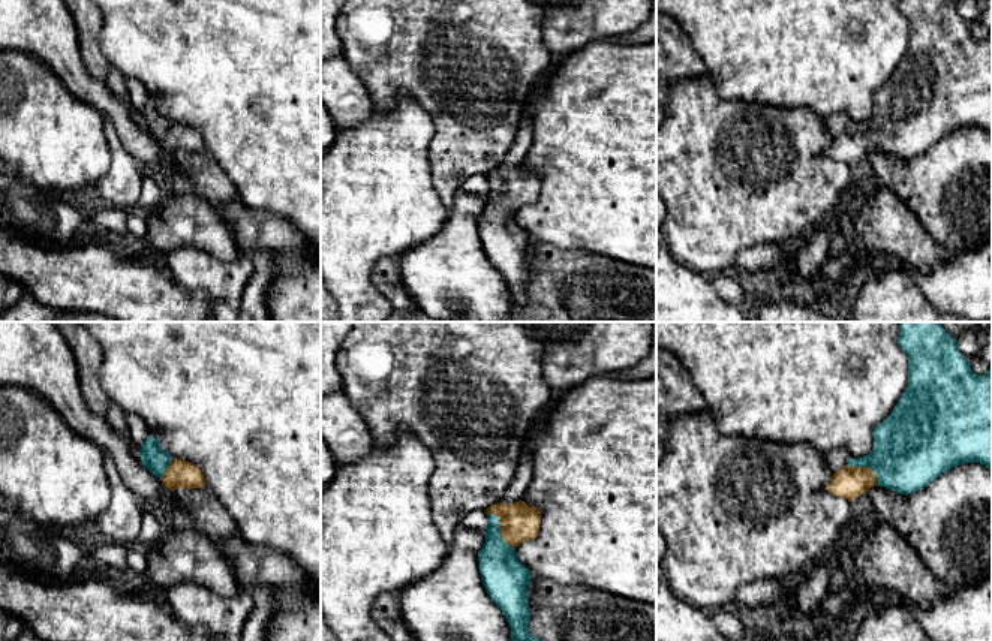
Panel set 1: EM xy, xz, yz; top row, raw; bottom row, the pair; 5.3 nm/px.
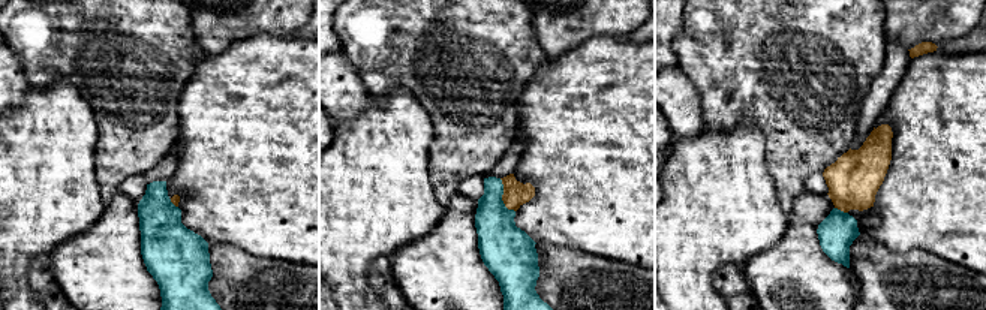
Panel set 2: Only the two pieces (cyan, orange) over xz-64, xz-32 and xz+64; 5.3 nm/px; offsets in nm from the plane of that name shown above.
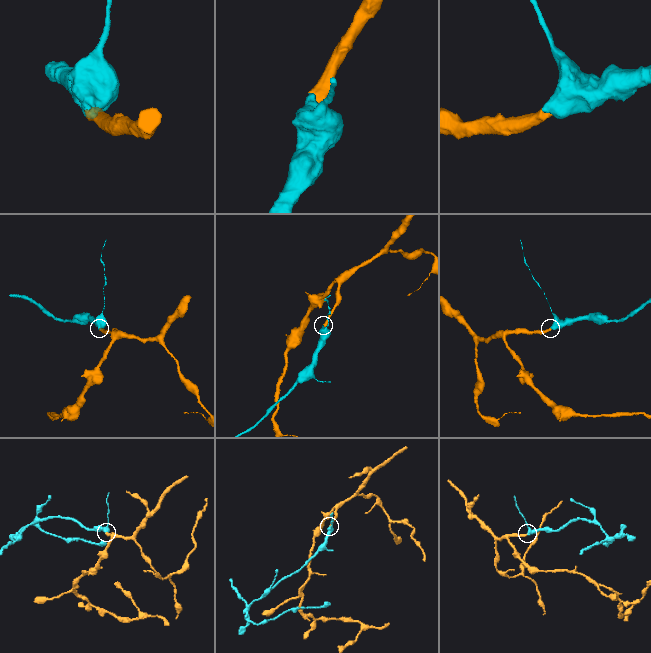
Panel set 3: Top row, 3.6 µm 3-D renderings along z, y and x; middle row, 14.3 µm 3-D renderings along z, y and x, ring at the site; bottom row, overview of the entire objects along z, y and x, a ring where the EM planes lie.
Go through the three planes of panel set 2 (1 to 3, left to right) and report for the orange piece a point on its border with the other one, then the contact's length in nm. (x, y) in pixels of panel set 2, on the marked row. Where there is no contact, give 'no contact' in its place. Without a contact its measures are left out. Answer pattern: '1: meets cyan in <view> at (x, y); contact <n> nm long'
1: meets cyan in xz-64 at (173, 204); contact 60 nm long
2: meets cyan in xz-32 at (501, 196); contact 200 nm long
3: meets cyan in xz+64 at (839, 210); contact 80 nm long

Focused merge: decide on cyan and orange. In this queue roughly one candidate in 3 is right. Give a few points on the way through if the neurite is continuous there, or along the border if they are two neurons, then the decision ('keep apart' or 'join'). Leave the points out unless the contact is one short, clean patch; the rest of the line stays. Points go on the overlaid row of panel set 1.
way xz (502, 574), (499, 568), (499, 529), (519, 521); join

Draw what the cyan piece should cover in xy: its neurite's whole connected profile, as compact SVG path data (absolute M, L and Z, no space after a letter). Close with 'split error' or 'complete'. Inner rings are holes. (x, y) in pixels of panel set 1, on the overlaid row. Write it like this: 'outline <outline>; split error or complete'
outline M150 434L139 449L144 466L159 478L168 490L205 487L202 470L189 461L172 458L154 436Z; split error

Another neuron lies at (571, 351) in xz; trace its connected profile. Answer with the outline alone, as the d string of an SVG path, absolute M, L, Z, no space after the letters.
M520 322L542 346L542 376L551 391L572 388L593 374L638 364L653 343L655 322Z

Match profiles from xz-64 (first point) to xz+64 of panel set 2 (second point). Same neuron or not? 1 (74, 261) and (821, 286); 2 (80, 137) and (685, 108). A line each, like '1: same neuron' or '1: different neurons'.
1: same neuron
2: different neurons

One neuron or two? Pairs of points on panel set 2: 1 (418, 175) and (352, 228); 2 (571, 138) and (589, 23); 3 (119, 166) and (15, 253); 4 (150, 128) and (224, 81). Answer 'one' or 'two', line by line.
1: one
2: two
3: two
4: two

